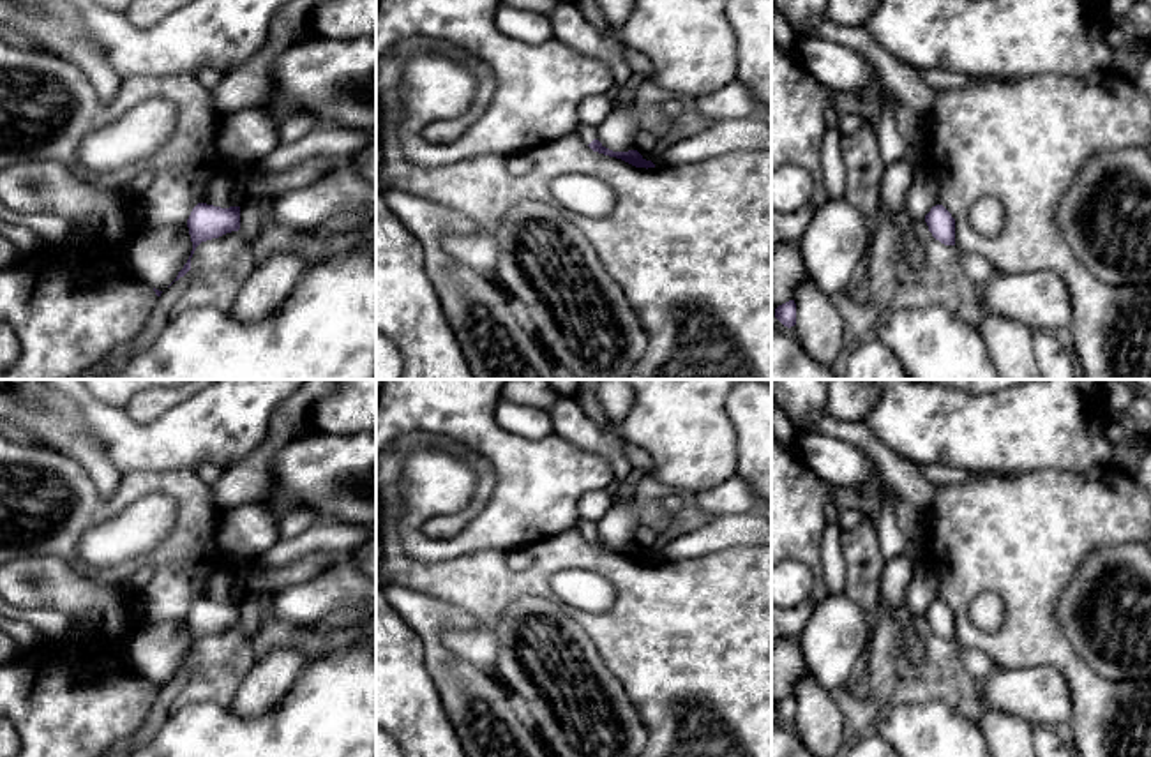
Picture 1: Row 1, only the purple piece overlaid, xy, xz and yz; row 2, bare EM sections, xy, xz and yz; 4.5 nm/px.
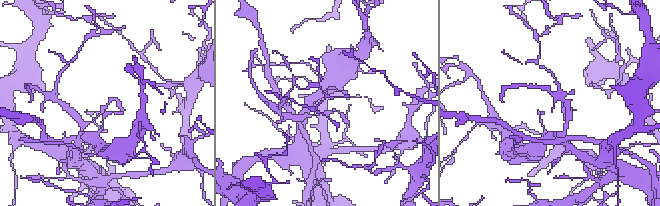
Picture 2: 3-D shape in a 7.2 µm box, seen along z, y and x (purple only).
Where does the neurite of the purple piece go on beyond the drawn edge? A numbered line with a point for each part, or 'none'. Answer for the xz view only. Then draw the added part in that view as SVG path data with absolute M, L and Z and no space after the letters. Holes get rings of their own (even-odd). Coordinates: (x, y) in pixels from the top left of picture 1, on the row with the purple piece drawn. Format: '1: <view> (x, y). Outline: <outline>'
1: xz (585, 133). Outline: M581 125L576 129L576 134L586 143L590 145L593 139L597 139L597 129L588 127L588 125Z

